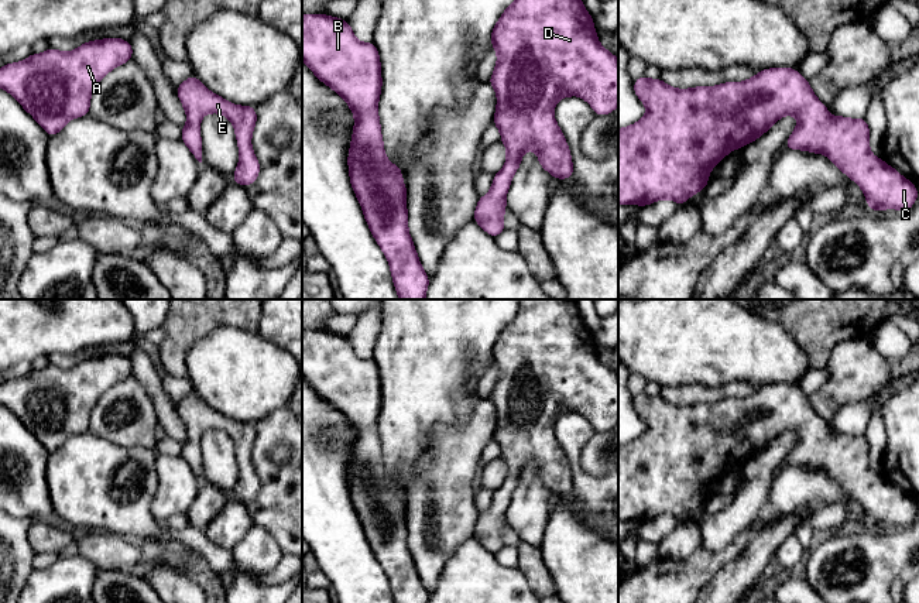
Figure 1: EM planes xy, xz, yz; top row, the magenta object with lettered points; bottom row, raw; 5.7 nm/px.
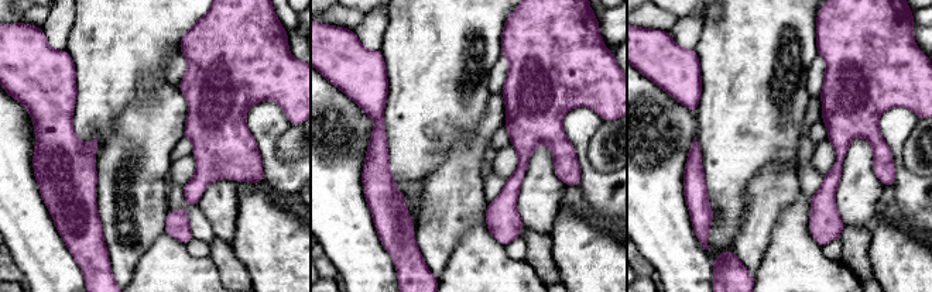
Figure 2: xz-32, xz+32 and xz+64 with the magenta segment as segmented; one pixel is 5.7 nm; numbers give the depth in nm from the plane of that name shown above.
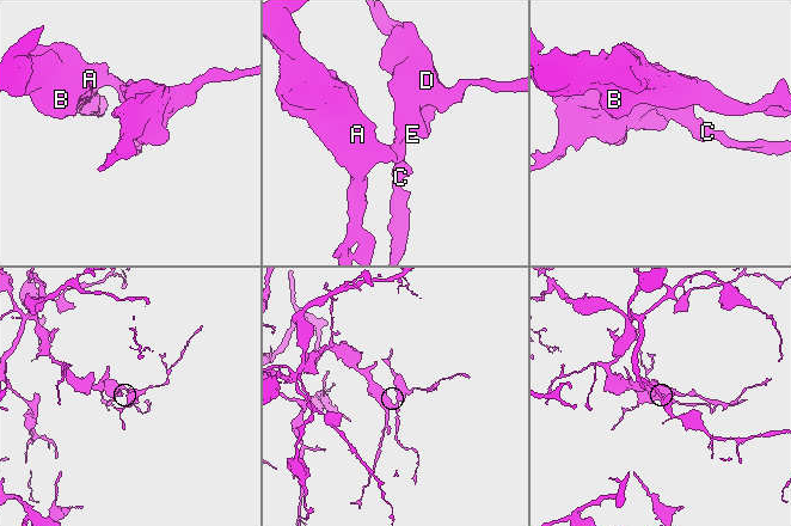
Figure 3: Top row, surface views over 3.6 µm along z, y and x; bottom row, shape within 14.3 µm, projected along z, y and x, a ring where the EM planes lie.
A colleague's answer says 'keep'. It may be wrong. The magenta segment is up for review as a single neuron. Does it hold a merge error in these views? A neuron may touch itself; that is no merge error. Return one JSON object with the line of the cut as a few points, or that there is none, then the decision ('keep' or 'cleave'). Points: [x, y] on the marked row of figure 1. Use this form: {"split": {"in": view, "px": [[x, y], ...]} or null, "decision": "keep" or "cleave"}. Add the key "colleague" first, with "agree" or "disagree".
{"colleague": "agree", "split": null, "decision": "keep"}

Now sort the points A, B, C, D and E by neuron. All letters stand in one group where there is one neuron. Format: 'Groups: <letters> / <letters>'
Groups: A B C D E

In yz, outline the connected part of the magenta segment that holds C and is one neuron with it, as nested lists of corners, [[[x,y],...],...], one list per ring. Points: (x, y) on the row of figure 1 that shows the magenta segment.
[[[769,68],[744,82],[690,89],[675,89],[662,79],[648,79],[644,75],[634,80],[634,92],[647,106],[647,114],[639,121],[618,129],[618,205],[647,206],[661,199],[685,205],[692,195],[704,189],[710,181],[709,172],[730,151],[755,141],[788,114],[799,123],[785,148],[826,154],[863,189],[870,209],[899,209],[905,213],[918,199],[913,182],[871,154],[865,117],[830,116],[798,69]]]

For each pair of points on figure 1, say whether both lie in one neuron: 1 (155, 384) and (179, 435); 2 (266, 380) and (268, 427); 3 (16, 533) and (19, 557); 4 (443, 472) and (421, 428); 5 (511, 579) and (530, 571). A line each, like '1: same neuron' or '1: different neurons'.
1: same neuron
2: different neurons
3: same neuron
4: different neurons
5: different neurons

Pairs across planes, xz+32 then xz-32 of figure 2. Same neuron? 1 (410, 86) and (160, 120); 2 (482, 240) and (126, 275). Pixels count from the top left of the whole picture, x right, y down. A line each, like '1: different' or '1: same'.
1: different
2: different

